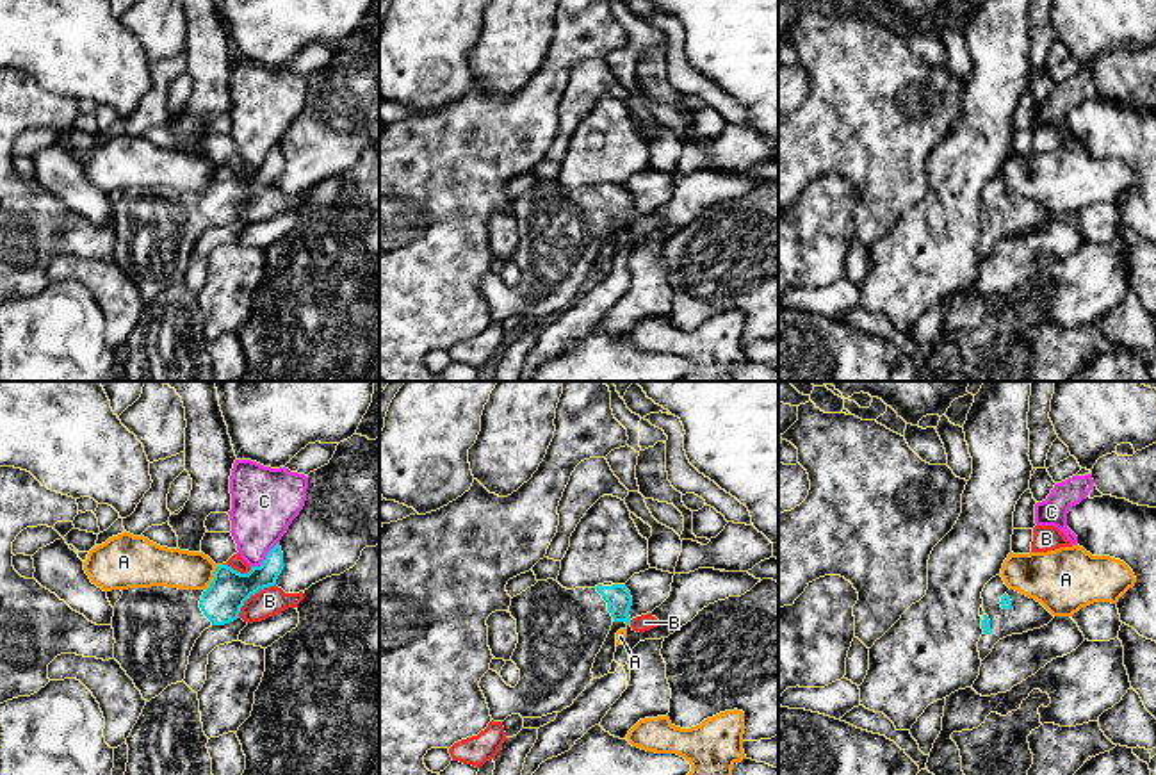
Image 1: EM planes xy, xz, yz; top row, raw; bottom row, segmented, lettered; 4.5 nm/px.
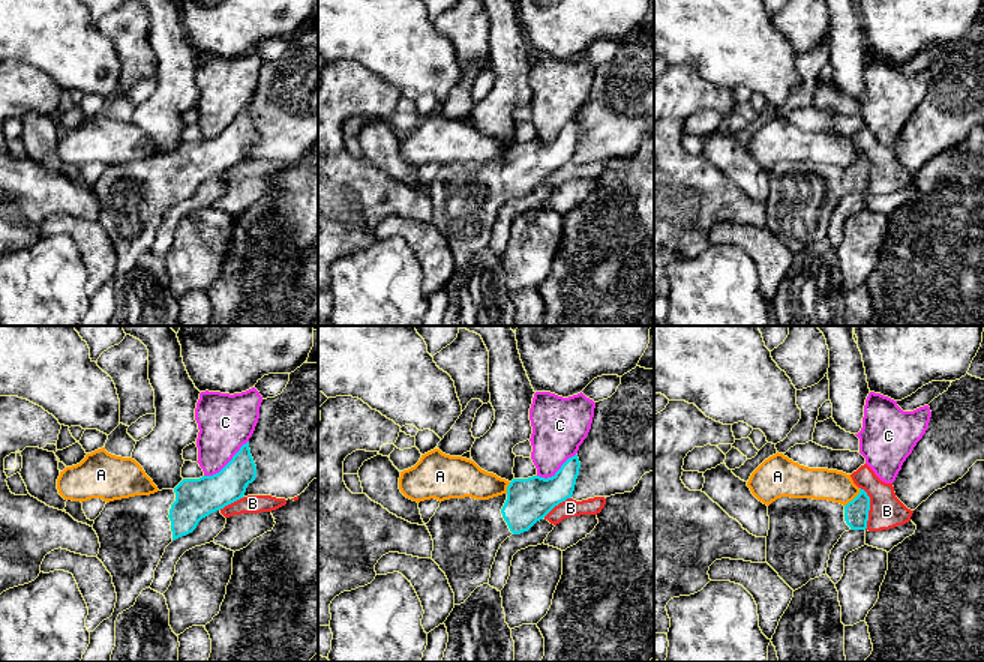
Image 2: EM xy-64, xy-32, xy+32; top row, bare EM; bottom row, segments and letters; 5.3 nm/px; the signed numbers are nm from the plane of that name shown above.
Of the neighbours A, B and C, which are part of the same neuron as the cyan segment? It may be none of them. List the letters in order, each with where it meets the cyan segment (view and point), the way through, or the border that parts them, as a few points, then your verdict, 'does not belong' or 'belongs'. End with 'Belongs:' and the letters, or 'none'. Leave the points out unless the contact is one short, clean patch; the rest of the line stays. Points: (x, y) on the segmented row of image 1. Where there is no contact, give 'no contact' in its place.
A: xy (214, 578) | along xy (218, 565), (205, 590) | does not belong
B: xy (252, 594) | along xy (275, 583), (255, 592), (237, 617) | does not belong
C: xy (266, 556) | does not belong
Belongs: none

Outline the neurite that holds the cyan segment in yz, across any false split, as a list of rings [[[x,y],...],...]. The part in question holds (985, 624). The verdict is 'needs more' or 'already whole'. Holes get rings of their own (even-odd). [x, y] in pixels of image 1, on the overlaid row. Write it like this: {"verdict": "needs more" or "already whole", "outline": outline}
{"verdict": "needs more", "outline": [[[1001,574],[992,577],[983,591],[983,634],[978,641],[980,659],[983,661],[994,645],[1012,634],[1022,634],[1047,625],[1054,616],[1035,599],[1010,590]]]}

